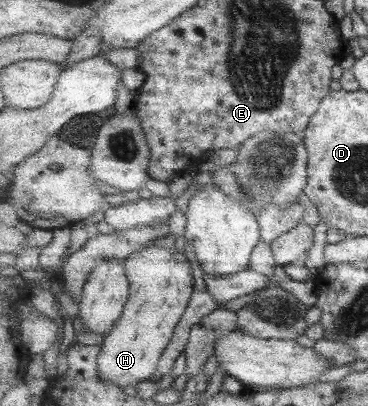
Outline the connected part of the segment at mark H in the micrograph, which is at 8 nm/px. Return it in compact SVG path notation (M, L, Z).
M149 246L141 253L133 253L127 263L128 274L132 281L132 294L129 305L126 305L124 316L116 323L115 329L109 332L103 343L100 355L100 374L104 381L116 383L119 387L138 387L139 383L156 379L164 353L172 344L185 312L190 306L195 289L195 277L191 263L177 249Z

